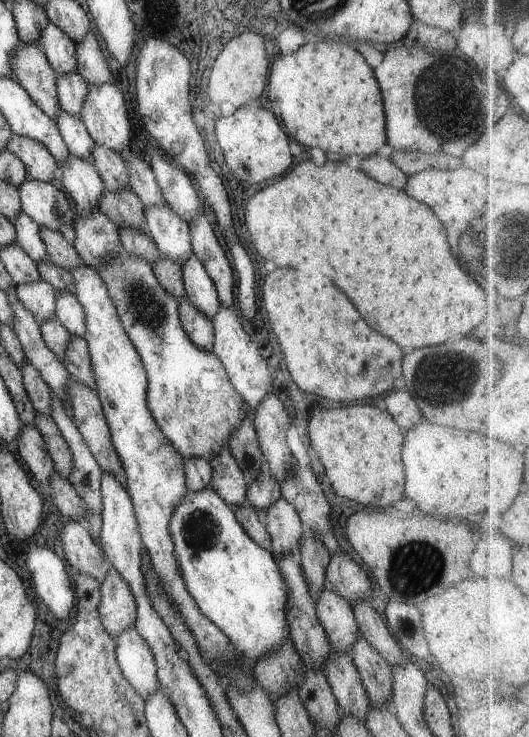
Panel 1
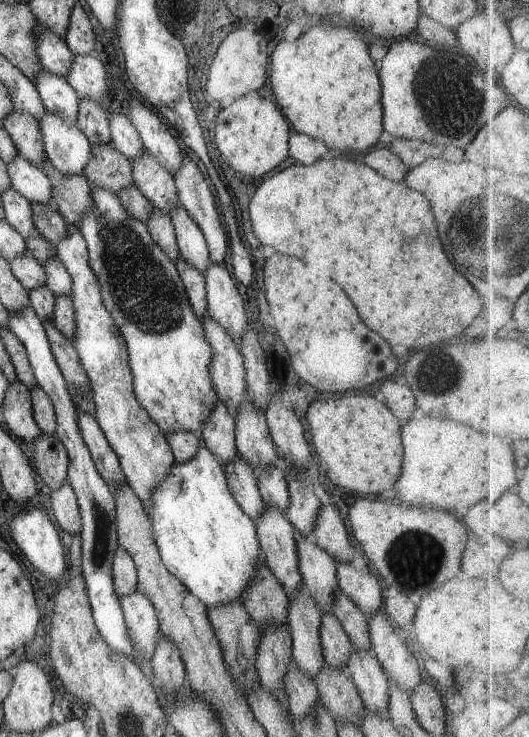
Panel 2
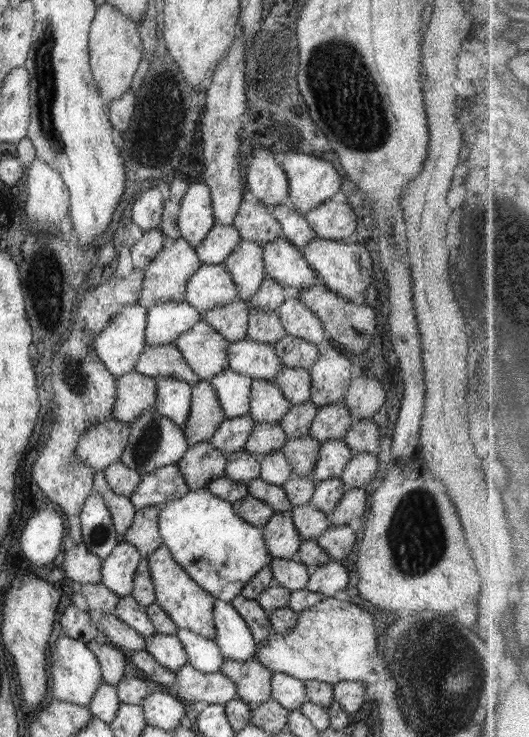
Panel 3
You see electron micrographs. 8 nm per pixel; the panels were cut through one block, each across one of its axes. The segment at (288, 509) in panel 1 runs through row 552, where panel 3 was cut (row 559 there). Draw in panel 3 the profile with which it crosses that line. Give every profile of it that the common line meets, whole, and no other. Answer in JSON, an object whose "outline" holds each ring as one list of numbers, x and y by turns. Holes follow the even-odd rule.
{"outline":[[273,558,269,565,278,585,288,591,307,589,308,578,312,569,302,564,298,559]]}

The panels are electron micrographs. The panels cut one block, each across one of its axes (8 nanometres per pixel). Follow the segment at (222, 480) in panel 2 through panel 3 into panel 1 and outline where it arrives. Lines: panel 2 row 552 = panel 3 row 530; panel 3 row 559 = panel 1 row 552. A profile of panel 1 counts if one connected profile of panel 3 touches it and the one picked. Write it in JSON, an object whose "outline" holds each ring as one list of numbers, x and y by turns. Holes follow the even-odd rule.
{"outline":[[212,487,188,492,174,508,169,528,186,590,200,612,230,639,249,665,290,638,286,620,288,586,275,556,244,532,233,508]]}

